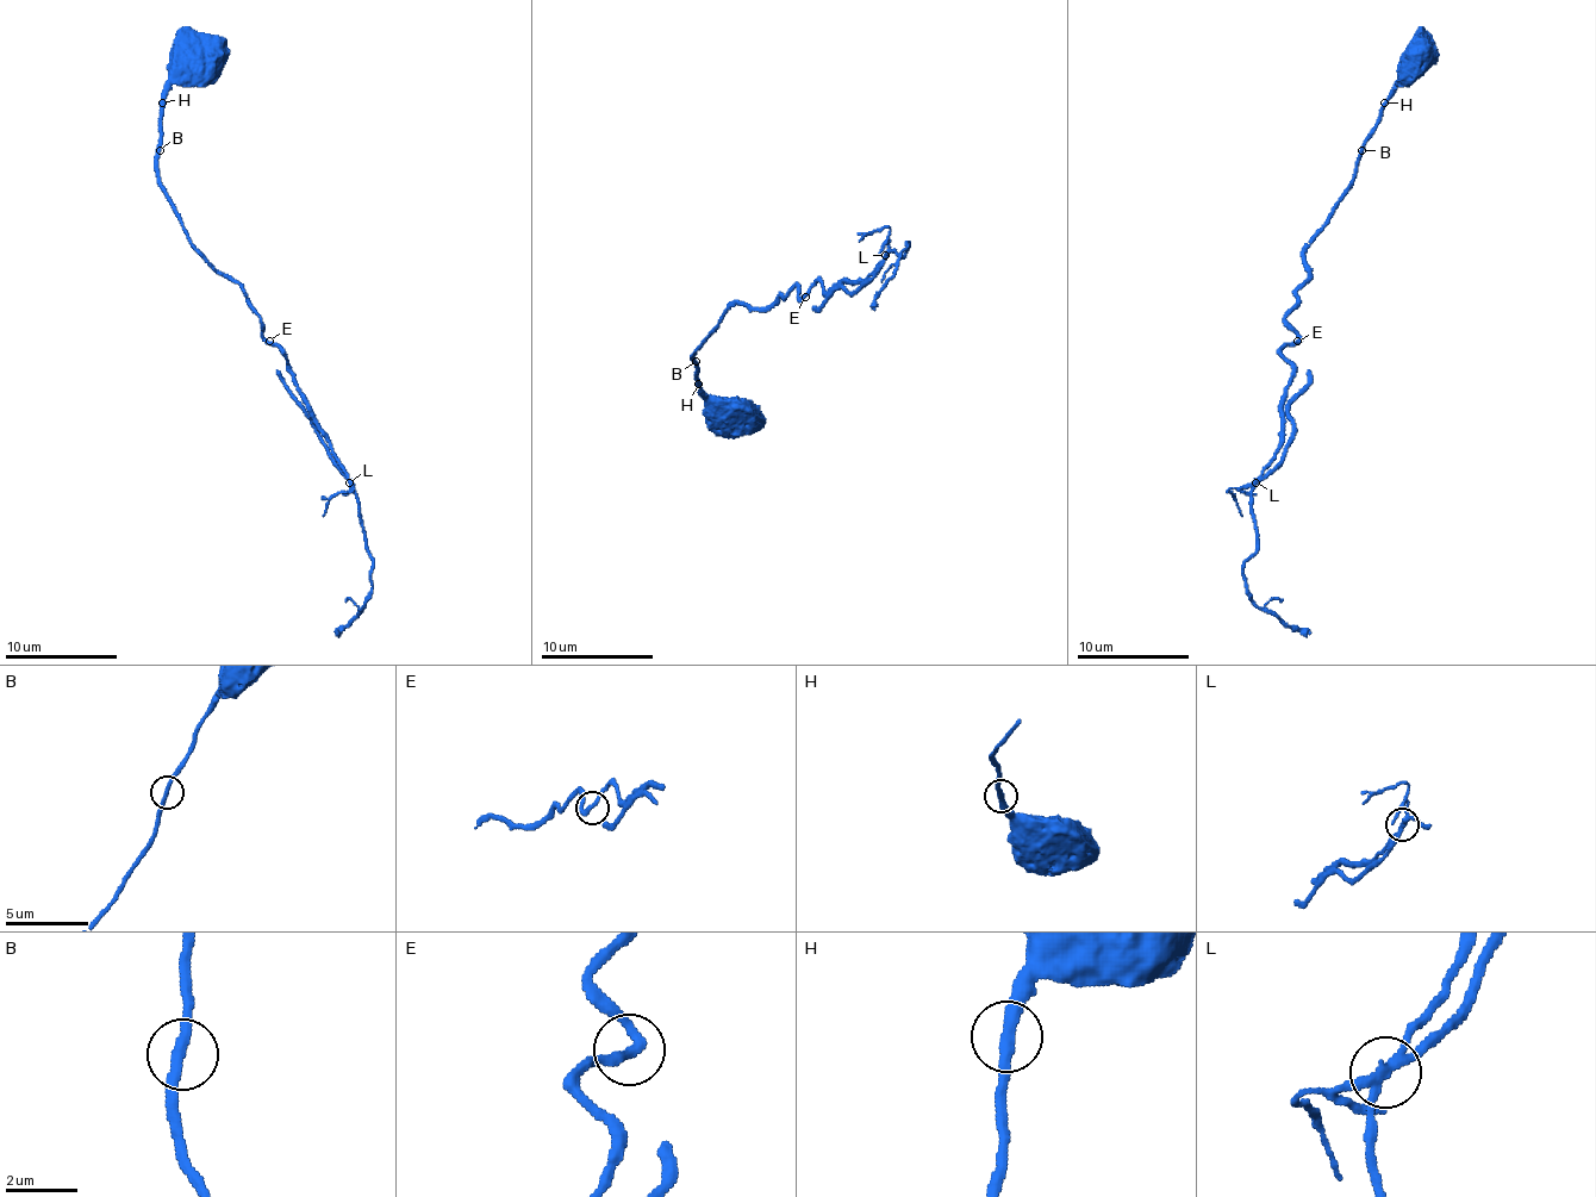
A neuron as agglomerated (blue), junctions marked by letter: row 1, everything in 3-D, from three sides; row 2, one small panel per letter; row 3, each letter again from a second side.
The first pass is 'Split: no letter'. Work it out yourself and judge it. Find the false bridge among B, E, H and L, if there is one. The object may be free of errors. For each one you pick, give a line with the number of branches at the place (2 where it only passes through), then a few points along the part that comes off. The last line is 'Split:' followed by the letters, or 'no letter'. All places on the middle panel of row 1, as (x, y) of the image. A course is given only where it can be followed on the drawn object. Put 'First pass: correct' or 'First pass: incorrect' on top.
First pass: incorrect
L: branches 4; course (886, 255), (886, 260), (855, 291), (839, 288), (818, 307), (814, 307)
Split: L

